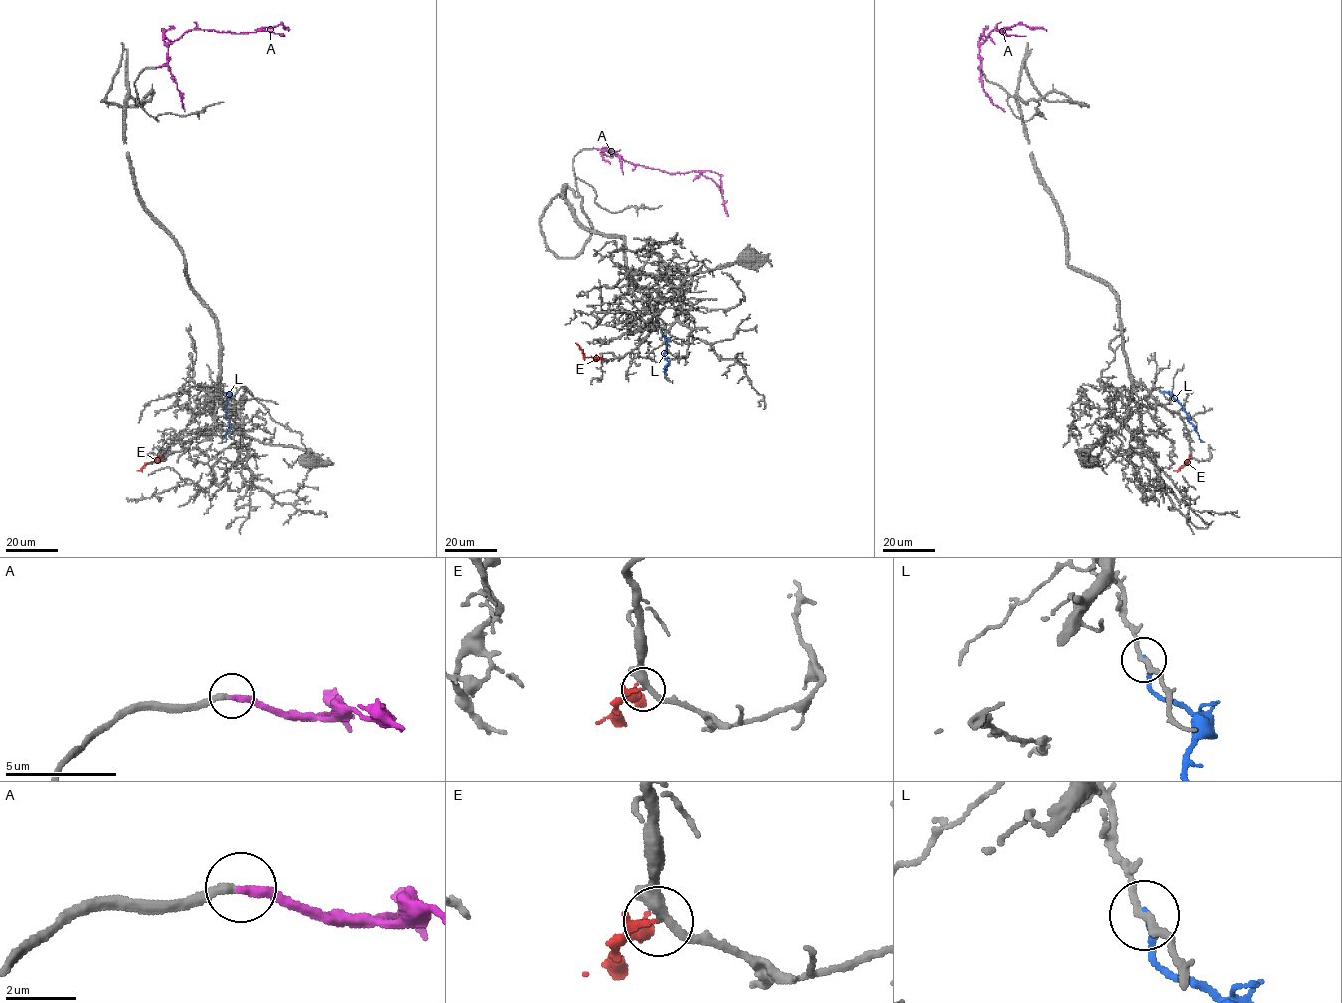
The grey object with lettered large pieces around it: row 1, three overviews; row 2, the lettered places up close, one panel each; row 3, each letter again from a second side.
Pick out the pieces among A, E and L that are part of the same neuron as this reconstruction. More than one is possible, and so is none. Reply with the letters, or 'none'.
A, E

